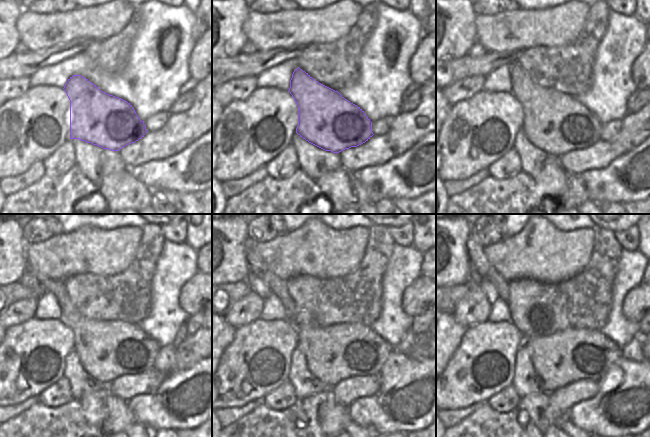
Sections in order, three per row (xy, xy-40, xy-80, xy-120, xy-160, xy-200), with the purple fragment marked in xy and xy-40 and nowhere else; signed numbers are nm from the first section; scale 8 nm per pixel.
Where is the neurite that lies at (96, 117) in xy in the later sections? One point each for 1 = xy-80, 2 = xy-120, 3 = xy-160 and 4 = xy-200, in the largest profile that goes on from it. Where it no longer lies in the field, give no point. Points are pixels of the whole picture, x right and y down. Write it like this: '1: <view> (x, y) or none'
1: xy-80 (555, 122)
2: xy-120 (107, 350)
3: xy-160 (336, 352)
4: xy-200 (572, 354)

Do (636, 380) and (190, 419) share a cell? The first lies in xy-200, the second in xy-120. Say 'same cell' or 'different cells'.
same cell

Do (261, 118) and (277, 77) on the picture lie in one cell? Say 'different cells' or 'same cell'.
different cells

